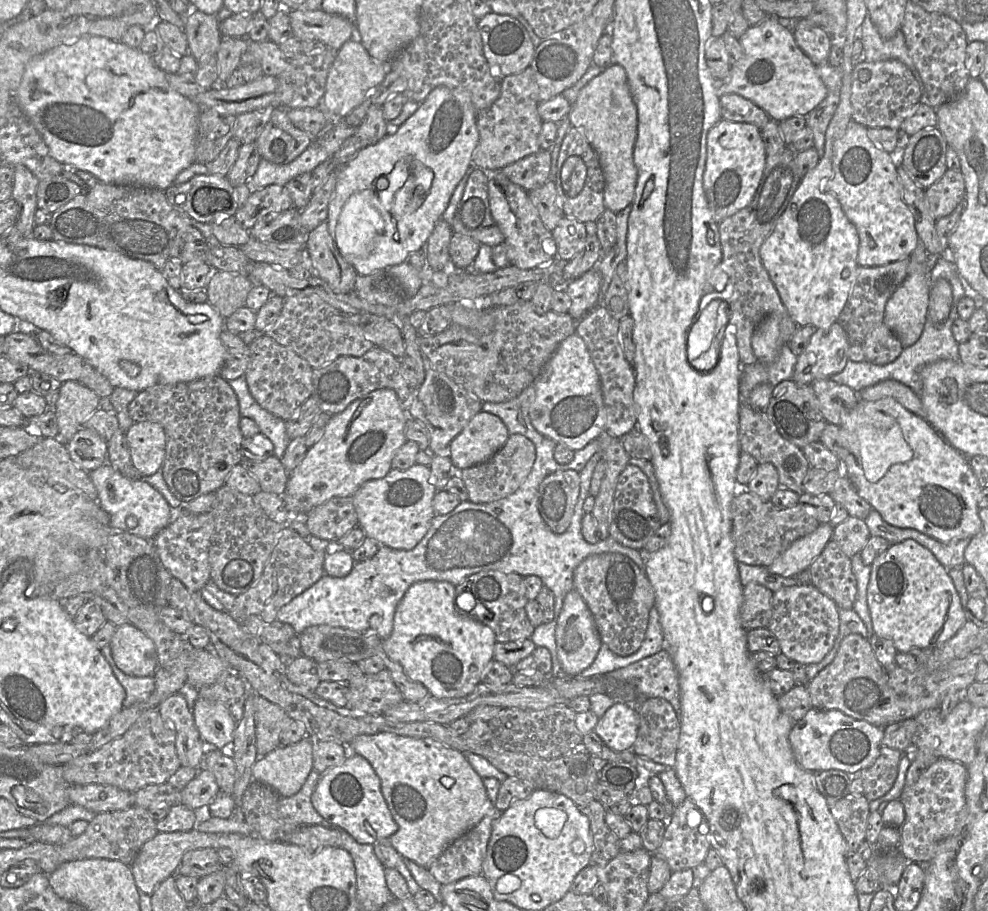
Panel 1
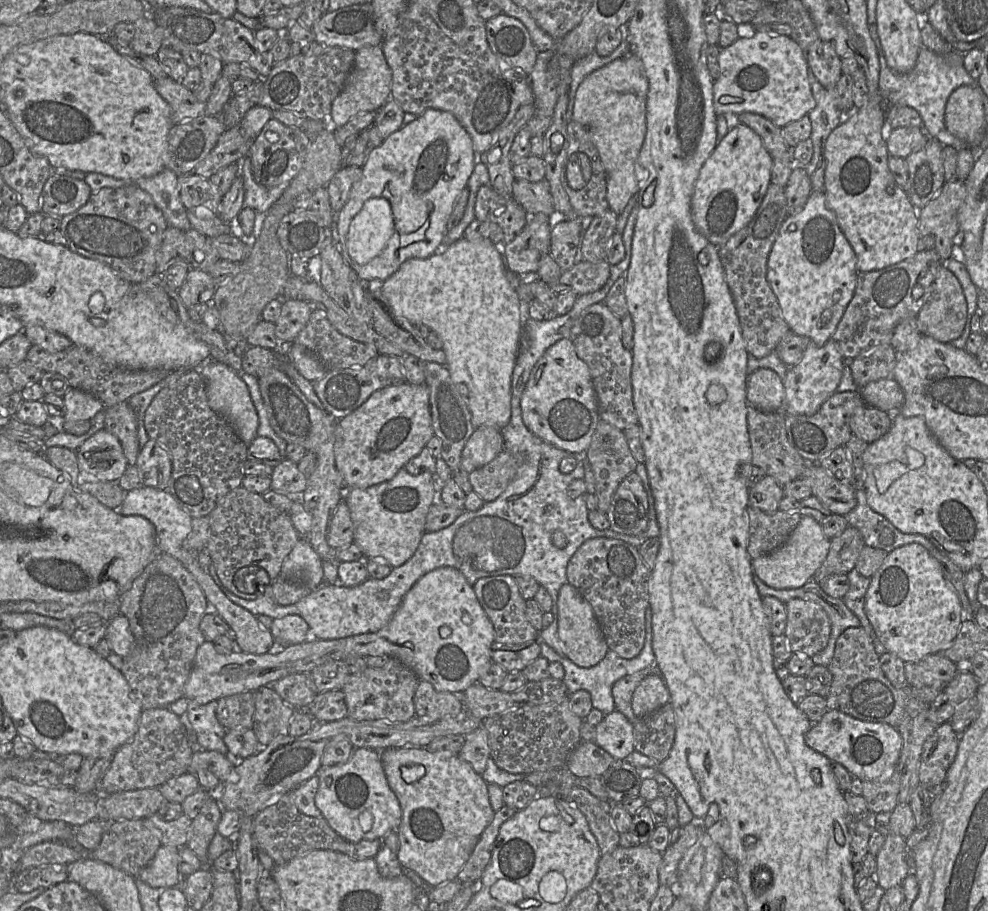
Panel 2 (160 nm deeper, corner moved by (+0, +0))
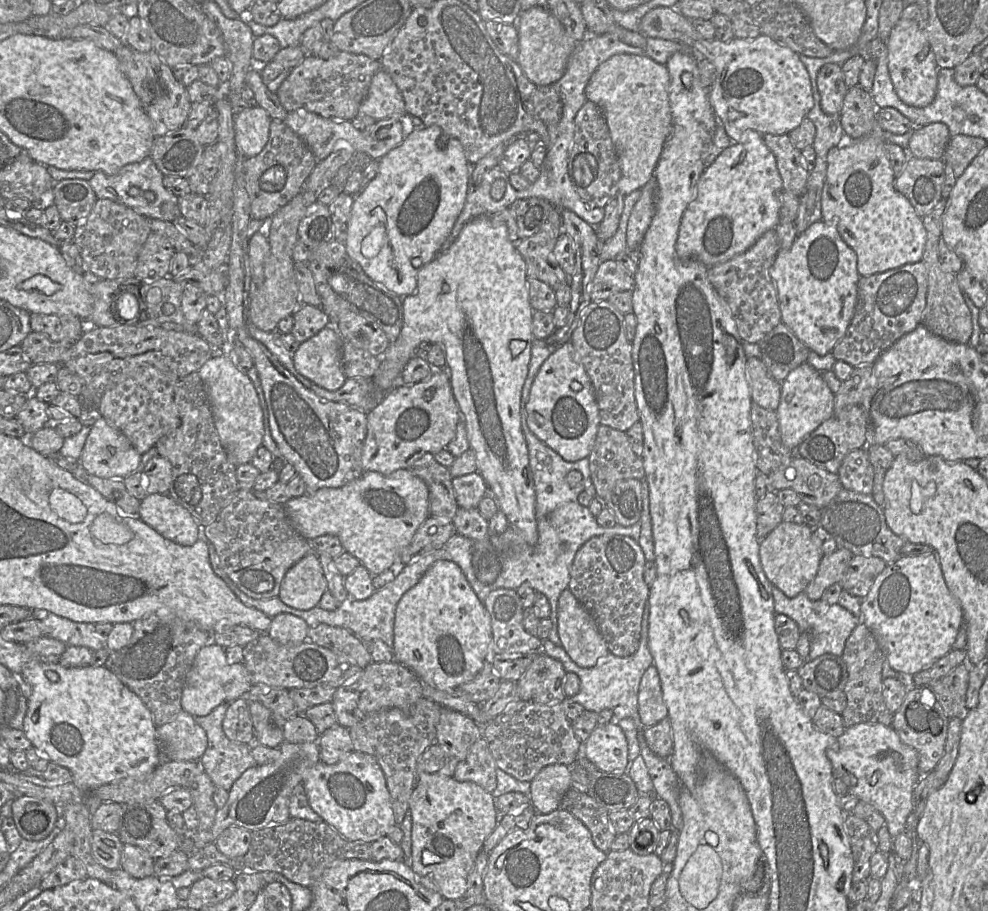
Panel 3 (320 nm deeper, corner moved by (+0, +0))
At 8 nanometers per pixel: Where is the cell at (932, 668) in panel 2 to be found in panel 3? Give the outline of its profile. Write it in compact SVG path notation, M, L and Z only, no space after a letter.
M961 664L945 677L921 687L929 688L935 694L949 719L961 718L963 720L969 711L966 707L968 683L969 669Z

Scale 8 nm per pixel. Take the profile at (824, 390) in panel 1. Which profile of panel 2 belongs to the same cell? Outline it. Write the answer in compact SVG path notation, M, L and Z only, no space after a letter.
M870 405L857 408L850 420L852 434L863 441L872 443L888 432L891 416Z

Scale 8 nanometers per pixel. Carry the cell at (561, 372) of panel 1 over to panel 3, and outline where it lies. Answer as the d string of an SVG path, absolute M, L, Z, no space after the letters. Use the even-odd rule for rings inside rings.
M571 341L559 346L542 364L525 411L530 431L565 461L576 462L590 455L601 425L600 414L592 381ZM572 382L580 383L582 390L572 390Z

